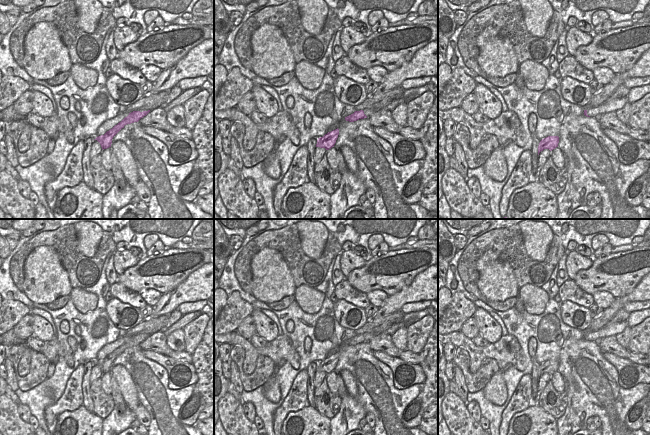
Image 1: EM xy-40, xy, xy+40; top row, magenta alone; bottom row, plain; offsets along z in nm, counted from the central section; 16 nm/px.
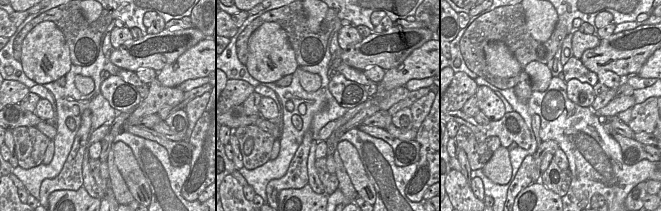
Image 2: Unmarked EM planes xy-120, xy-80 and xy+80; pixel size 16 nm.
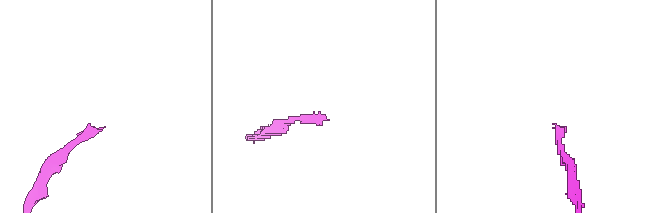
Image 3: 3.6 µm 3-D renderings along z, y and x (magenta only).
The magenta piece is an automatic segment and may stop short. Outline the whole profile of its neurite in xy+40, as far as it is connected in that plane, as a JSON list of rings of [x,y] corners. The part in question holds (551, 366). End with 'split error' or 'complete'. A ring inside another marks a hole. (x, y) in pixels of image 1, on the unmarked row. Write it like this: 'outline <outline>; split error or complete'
outline [[[548,360],[548,361],[542,363],[538,370],[538,379],[544,373],[549,373],[550,375],[552,375],[553,373],[558,371],[558,367],[559,367],[558,360]]]; complete

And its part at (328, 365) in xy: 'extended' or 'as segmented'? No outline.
as segmented

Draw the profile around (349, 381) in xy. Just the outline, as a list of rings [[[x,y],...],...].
[[[342,370],[339,375],[341,376],[348,395],[355,397],[358,393],[355,378],[348,370]]]

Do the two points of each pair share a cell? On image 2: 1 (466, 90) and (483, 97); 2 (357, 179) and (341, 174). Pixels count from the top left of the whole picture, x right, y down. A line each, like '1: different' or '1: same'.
1: different
2: different

